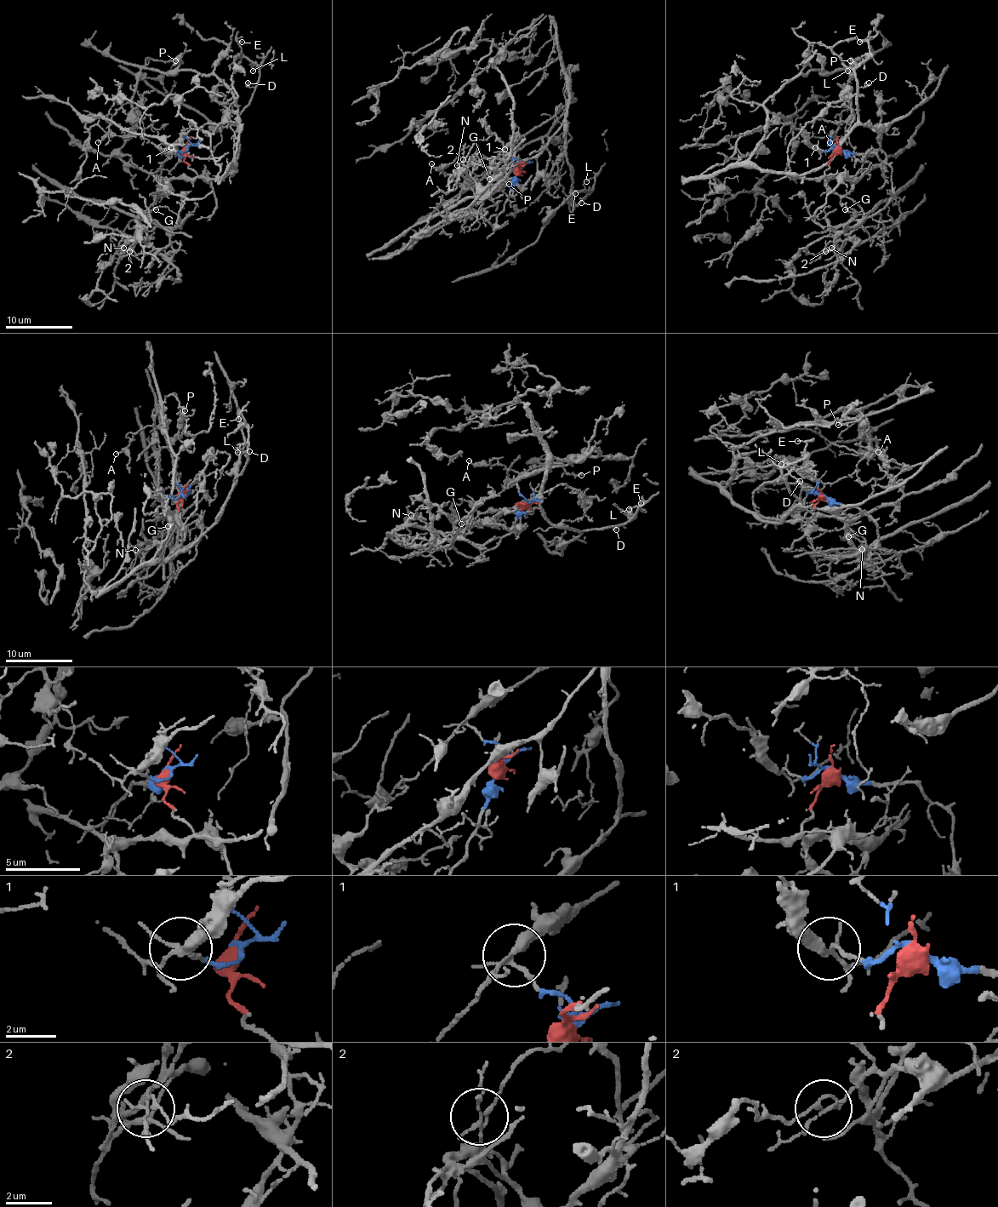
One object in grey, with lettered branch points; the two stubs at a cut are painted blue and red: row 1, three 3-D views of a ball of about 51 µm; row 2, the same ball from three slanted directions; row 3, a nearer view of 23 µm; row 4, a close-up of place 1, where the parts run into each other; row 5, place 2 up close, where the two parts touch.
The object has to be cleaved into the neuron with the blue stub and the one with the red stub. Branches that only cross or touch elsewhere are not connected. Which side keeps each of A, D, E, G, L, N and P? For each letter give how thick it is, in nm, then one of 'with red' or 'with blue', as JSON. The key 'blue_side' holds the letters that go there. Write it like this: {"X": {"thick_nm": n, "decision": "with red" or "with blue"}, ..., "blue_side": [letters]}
{"A": {"thick_nm": 120, "decision": "with red"}, "D": {"thick_nm": 120, "decision": "with red"}, "E": {"thick_nm": 110, "decision": "with red"}, "G": {"thick_nm": 140, "decision": "with blue"}, "L": {"thick_nm": 80, "decision": "with red"}, "N": {"thick_nm": 140, "decision": "with blue"}, "P": {"thick_nm": 190, "decision": "with red"}, "blue_side": ["G", "N"]}

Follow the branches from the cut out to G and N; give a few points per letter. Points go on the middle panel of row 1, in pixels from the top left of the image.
G: (519, 172), (493, 225), (482, 214), (482, 200), (489, 178)
N: (519, 172), (490, 225), (482, 216), (482, 203), (504, 167), (502, 143), (493, 134), (477, 140), (457, 165)

